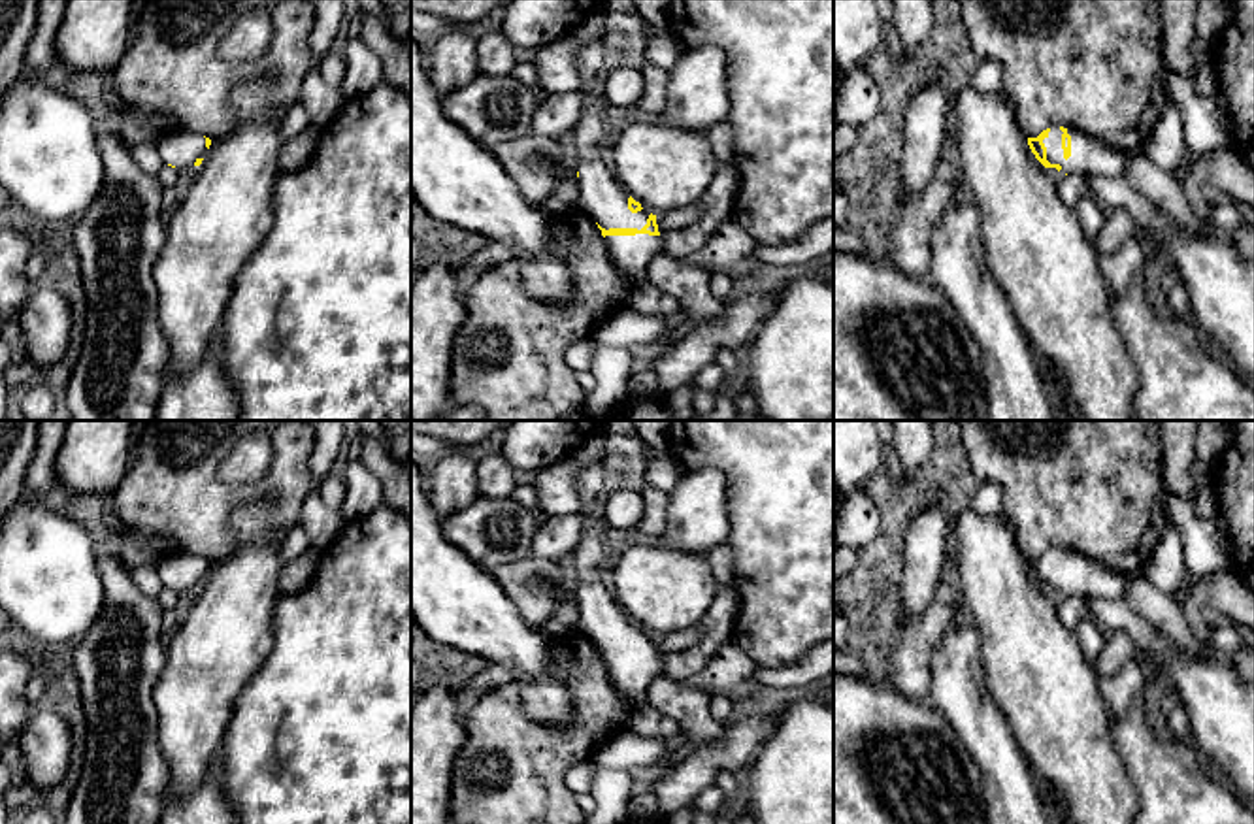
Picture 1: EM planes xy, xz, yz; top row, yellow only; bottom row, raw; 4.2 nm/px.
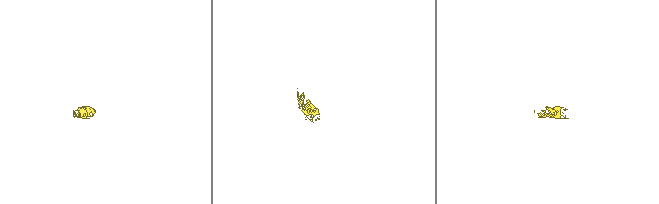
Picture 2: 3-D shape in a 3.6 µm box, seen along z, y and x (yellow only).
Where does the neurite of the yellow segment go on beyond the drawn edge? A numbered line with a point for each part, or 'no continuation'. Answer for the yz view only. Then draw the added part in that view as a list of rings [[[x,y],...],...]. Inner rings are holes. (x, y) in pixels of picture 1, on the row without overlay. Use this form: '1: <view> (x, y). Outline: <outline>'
1: yz (1088, 579). Outline: [[[1054,549],[1043,562],[1047,569],[1047,583],[1062,588],[1060,598],[1082,596],[1120,600],[1124,596],[1124,577],[1120,573],[1114,573],[1075,551],[1067,551],[1067,556],[1071,558],[1071,579],[1065,583],[1062,556],[1064,554]]]

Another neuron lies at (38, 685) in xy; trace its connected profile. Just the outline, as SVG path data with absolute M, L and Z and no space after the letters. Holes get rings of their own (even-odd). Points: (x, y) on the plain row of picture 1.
M36 669L30 683L26 684L26 698L32 707L43 705L45 692L49 688L51 677L45 669Z

